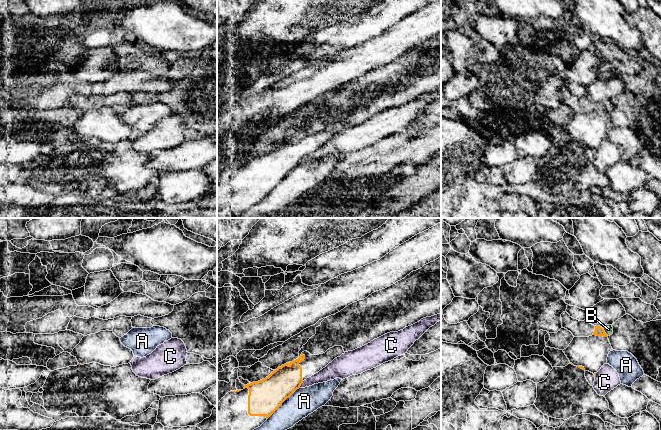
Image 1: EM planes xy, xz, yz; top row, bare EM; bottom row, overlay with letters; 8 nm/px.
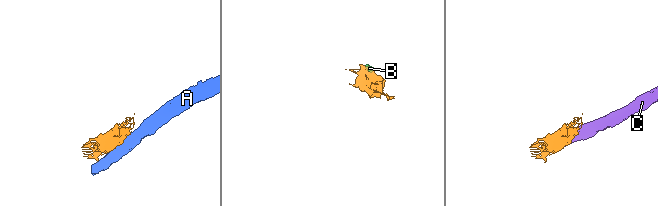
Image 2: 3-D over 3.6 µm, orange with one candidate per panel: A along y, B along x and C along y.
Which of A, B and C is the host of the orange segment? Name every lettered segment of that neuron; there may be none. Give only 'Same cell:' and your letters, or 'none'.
Same cell: none

